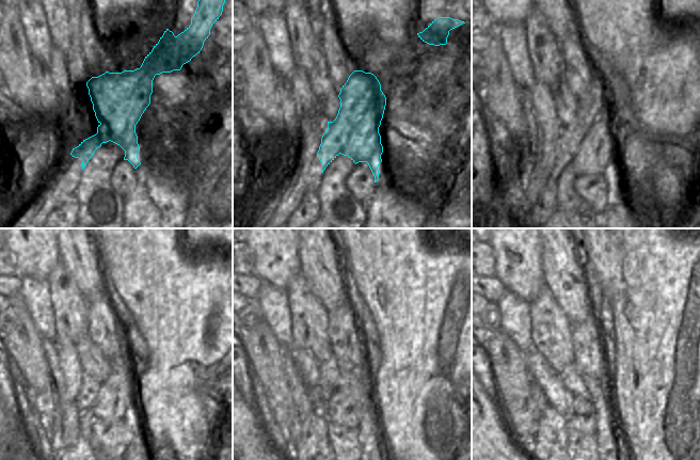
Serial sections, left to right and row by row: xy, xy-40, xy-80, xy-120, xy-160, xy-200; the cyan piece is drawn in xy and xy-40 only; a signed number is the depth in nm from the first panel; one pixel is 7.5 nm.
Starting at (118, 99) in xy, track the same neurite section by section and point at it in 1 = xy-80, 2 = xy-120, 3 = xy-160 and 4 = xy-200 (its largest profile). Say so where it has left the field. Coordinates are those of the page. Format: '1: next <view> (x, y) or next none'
1: next xy-80 (589, 145)
2: next xy-120 (109, 401)
3: next xy-160 (345, 406)
4: next xy-200 (581, 415)

